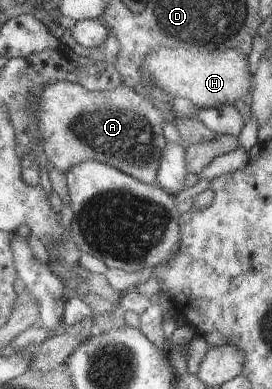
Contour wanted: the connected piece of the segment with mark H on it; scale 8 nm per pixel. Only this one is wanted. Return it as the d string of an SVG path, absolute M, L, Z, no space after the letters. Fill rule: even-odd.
M182 48L153 49L141 61L153 79L153 83L170 96L187 99L189 103L206 109L225 103L233 104L246 98L252 91L254 67L237 49L215 52L193 52Z

